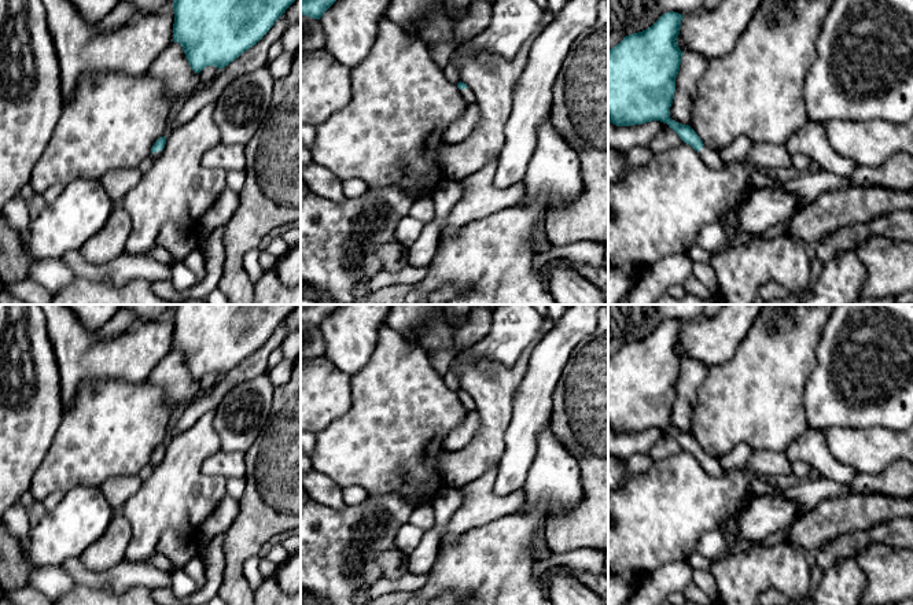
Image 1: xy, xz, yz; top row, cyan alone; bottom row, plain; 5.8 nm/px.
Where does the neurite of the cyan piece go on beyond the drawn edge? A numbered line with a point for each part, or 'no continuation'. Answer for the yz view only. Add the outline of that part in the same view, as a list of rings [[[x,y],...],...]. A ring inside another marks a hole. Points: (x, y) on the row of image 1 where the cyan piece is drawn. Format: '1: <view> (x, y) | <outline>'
1: yz (711, 158) | [[[706,144],[699,151],[702,161],[710,167],[724,167],[725,162],[721,159],[719,154]]]

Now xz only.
1: xz (468, 96) | [[[470,88],[460,89],[460,93],[467,106],[471,106],[472,103],[475,103],[475,95]]]

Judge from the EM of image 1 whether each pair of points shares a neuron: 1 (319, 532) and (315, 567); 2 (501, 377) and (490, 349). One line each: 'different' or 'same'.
1: same
2: different

